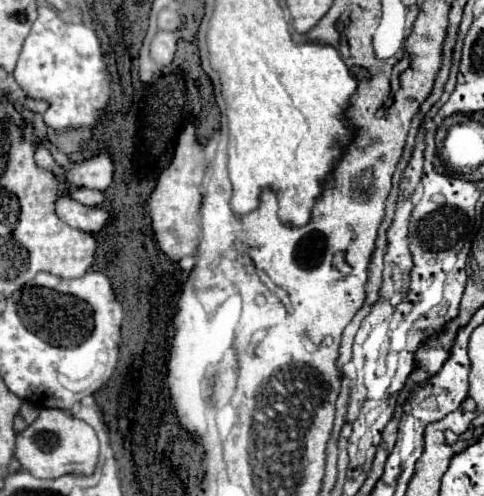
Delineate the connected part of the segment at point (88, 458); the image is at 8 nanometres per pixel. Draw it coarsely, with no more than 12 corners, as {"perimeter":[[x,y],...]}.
{"perimeter":[[43,408],[17,434],[35,478],[91,474],[99,442],[87,422]]}

